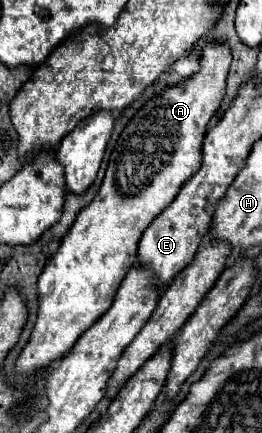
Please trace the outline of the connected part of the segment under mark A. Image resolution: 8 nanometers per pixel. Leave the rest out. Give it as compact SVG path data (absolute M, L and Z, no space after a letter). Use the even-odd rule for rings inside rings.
M208 43L202 49L200 57L200 69L190 79L176 83L172 87L166 87L164 91L156 93L152 99L148 99L142 109L128 121L124 131L120 133L114 151L110 155L110 163L106 169L106 177L100 185L100 191L92 199L90 205L86 205L74 225L70 227L68 235L62 239L56 255L48 261L46 269L42 271L38 279L38 319L32 329L30 341L24 347L24 351L18 357L16 369L22 373L34 373L46 365L50 365L56 359L62 359L76 339L92 327L112 305L114 295L130 271L130 267L136 263L136 251L138 241L144 233L144 229L152 223L156 215L160 215L178 195L180 187L200 169L202 165L202 141L206 135L208 121L216 113L216 109L222 103L222 97L226 93L226 75L232 61L232 53L228 45L224 43Z

